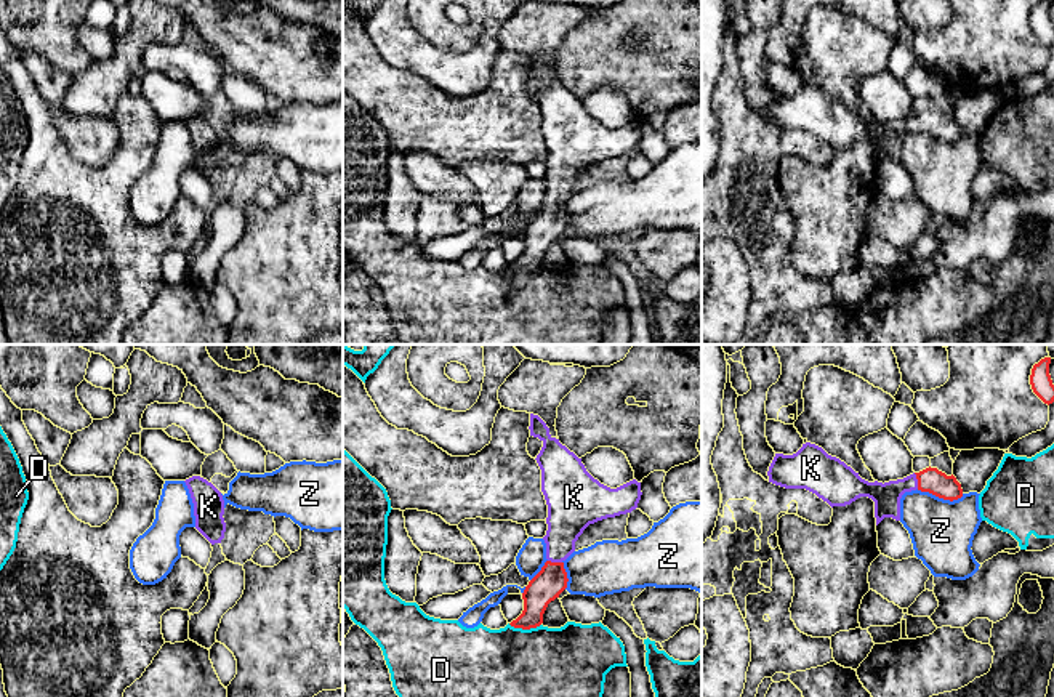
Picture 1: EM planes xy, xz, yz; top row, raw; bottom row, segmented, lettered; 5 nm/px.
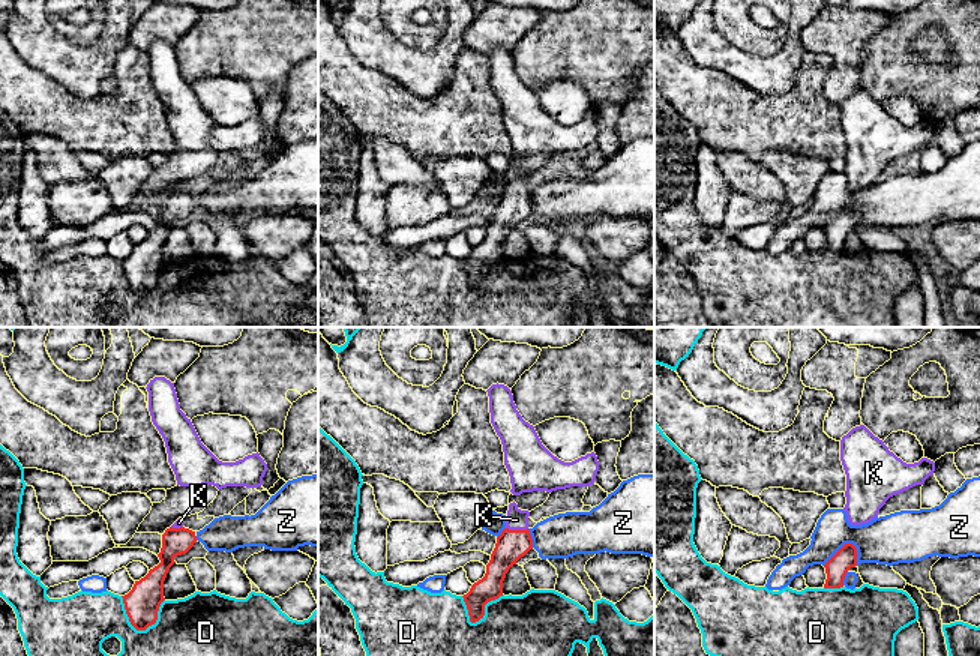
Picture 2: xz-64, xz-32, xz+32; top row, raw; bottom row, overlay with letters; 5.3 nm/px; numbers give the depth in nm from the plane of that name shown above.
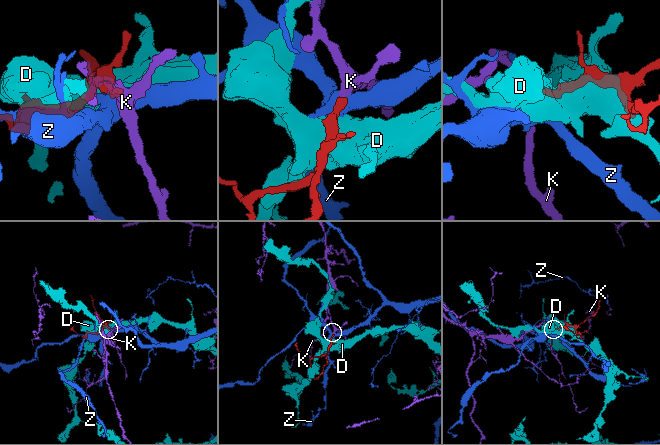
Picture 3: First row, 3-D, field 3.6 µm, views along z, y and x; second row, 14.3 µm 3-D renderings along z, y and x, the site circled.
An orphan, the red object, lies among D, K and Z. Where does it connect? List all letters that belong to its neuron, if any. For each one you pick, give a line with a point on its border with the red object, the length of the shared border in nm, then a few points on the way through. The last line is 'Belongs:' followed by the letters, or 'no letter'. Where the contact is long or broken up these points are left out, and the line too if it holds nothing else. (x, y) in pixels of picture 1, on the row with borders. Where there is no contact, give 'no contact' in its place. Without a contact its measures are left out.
K: yz (918, 481) | 80 nm | across yz (931, 479), (918, 481), (904, 484), (886, 497)
Belongs: K

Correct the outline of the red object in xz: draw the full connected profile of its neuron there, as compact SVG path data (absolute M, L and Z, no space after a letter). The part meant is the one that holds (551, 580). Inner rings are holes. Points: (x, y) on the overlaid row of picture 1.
M530 413L530 436L543 442L537 463L541 469L541 492L548 505L546 562L522 593L524 610L509 625L530 630L543 623L551 601L567 588L564 561L575 551L583 530L597 521L631 513L641 500L636 479L610 489L594 479L573 452L549 434L549 428Z

